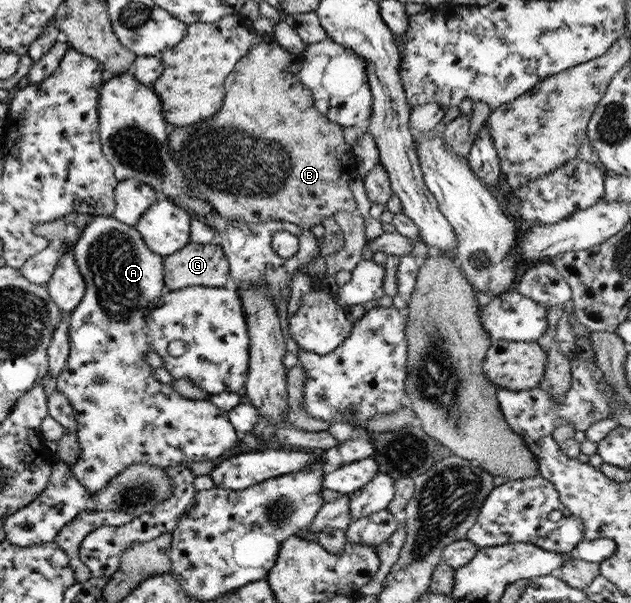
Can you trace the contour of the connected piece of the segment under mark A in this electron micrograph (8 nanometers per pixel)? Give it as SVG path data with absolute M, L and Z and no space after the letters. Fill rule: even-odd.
M112 216L91 217L89 222L85 224L85 228L81 230L79 239L71 246L71 251L73 251L73 257L75 257L75 263L77 263L81 277L83 277L85 290L77 306L68 314L68 357L67 361L65 361L65 368L61 369L59 374L55 376L55 389L61 391L61 393L69 399L69 404L76 410L77 425L75 425L74 431L78 444L78 458L73 465L69 466L73 477L85 488L85 491L91 494L104 488L111 478L114 478L117 474L121 473L121 470L125 470L133 464L147 464L148 466L155 466L156 468L167 468L180 462L216 462L219 459L223 459L224 455L227 456L227 452L230 449L238 446L240 438L240 435L237 434L229 422L227 411L217 408L217 406L209 402L207 398L202 401L197 401L179 395L168 384L157 381L152 373L153 368L144 360L144 354L149 351L149 342L147 342L145 334L145 319L147 315L149 315L151 305L157 301L157 297L164 291L164 282L162 281L163 257L147 248L135 227L121 224L119 220L115 220Z

